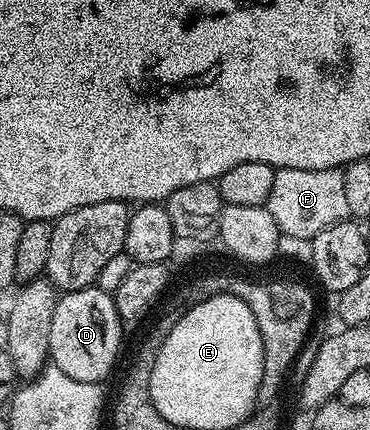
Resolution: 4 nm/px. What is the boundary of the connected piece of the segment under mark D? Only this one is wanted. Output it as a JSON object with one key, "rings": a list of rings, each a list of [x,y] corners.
{"rings":[[[96,287],[62,292],[57,298],[55,319],[51,319],[49,354],[52,364],[73,379],[104,382],[121,353],[121,328],[123,322],[112,293]]]}

